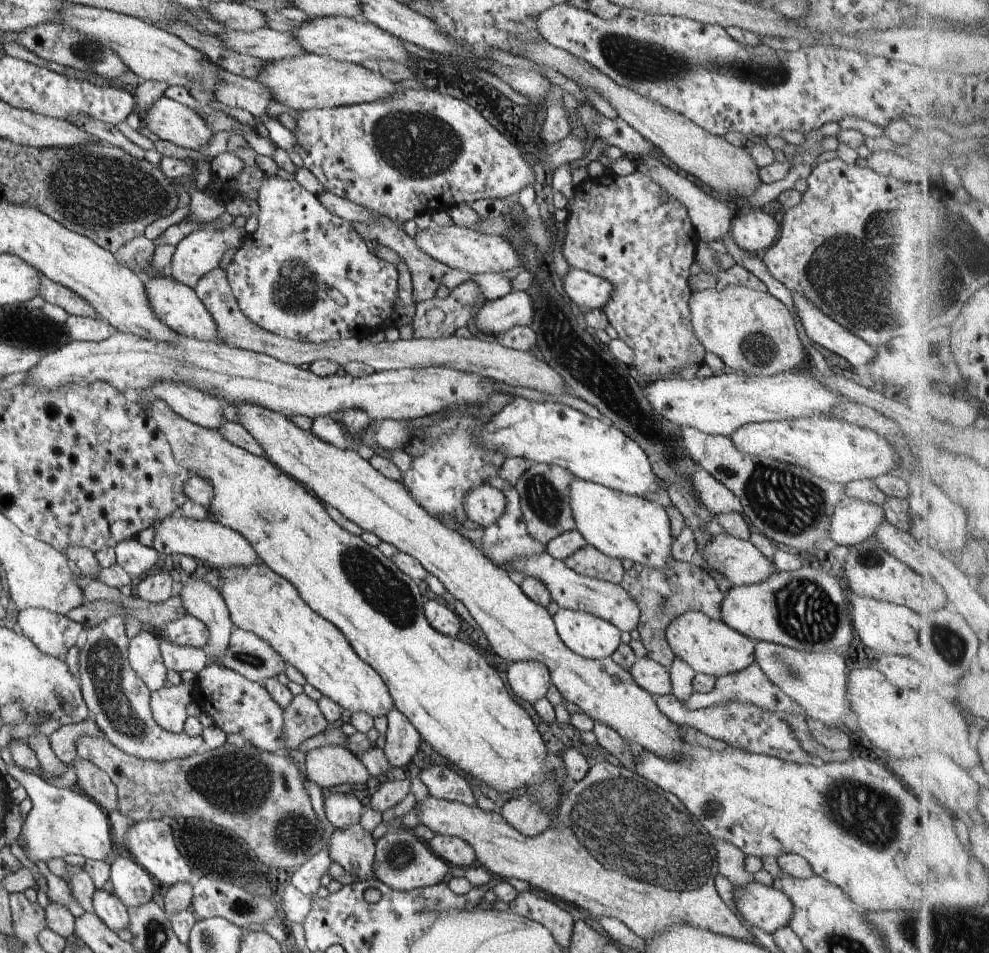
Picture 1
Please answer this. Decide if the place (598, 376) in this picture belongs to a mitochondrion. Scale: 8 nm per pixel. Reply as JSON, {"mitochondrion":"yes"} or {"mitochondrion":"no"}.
{"mitochondrion":"yes"}

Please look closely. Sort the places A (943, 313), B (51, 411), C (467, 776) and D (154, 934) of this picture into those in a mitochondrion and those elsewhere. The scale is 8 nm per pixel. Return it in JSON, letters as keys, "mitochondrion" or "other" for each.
{"A":"other","B":"other","C":"other","D":"mitochondrion"}

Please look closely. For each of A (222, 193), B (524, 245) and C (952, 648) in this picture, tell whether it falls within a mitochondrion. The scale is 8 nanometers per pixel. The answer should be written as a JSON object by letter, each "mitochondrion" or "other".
{"A":"other","B":"mitochondrion","C":"mitochondrion"}

